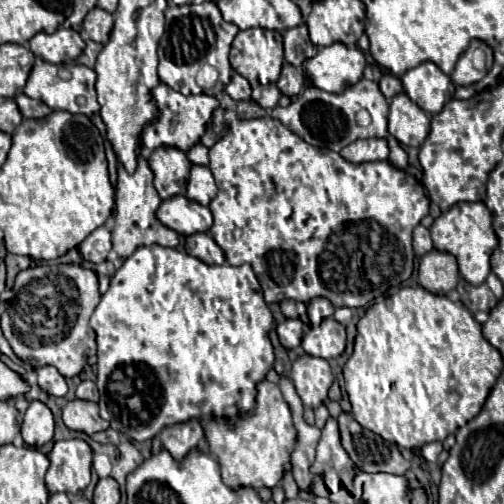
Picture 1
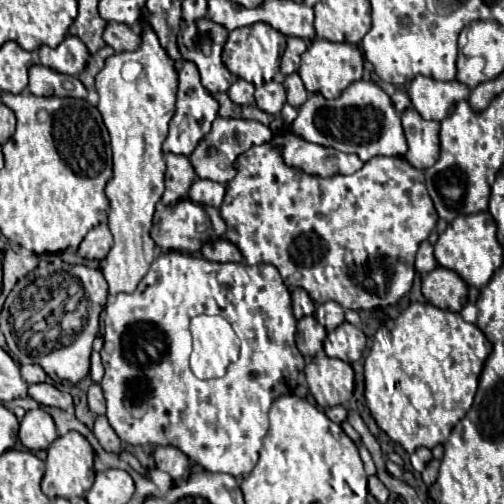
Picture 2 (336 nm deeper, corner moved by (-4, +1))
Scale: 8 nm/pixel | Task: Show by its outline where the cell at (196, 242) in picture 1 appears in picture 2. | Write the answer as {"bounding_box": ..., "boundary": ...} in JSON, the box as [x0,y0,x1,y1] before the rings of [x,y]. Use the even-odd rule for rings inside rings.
{"bounding_box":[202,237,244,263],"boundary":[[[220,237],[216,239],[214,243],[206,243],[202,247],[202,255],[208,259],[208,261],[216,261],[216,263],[228,263],[228,261],[244,261],[242,253],[238,251],[238,247],[234,243],[230,243],[228,239]]]}

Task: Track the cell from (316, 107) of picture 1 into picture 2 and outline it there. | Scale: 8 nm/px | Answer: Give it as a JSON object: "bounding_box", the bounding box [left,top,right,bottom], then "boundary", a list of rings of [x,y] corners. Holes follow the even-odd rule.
{"bounding_box":[292,81,406,161],"boundary":[[[372,81],[352,83],[338,99],[324,99],[320,93],[312,93],[298,109],[292,131],[310,143],[332,147],[342,153],[354,153],[362,161],[376,155],[402,157],[406,153],[406,137],[400,117],[394,111],[390,97]]]}

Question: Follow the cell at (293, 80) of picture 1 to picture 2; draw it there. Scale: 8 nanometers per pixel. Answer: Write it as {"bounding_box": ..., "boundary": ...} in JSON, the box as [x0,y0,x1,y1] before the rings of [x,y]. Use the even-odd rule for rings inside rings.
{"bounding_box":[284,73,308,109],"boundary":[[[298,73],[288,75],[284,79],[284,89],[286,89],[286,95],[288,95],[288,103],[292,107],[296,107],[296,109],[308,99],[308,91],[306,91],[306,87],[304,87],[304,83],[302,83]]]}

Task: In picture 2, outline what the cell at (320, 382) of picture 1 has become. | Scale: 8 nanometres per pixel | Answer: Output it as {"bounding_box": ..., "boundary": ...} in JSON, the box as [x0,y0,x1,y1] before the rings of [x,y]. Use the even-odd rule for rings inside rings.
{"bounding_box":[306,353,355,409],"boundary":[[[324,353],[316,355],[306,365],[306,381],[312,397],[322,409],[350,401],[355,387],[355,375],[350,363],[332,359]]]}

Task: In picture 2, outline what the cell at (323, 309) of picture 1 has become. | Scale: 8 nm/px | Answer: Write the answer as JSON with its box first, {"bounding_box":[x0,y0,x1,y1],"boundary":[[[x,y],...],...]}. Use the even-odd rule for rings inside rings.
{"bounding_box":[316,301,344,331],"boundary":[[[328,301],[317,307],[316,319],[326,331],[334,331],[334,327],[338,327],[344,321],[344,309],[338,303]]]}

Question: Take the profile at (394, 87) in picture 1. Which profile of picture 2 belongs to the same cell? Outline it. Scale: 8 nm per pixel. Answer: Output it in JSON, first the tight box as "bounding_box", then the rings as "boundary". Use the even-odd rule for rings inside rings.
{"bounding_box":[392,89,410,113],"boundary":[[[398,89],[398,91],[392,95],[392,103],[394,103],[394,107],[396,107],[398,113],[410,109],[410,97],[408,97],[406,91],[402,91],[402,89]]]}

